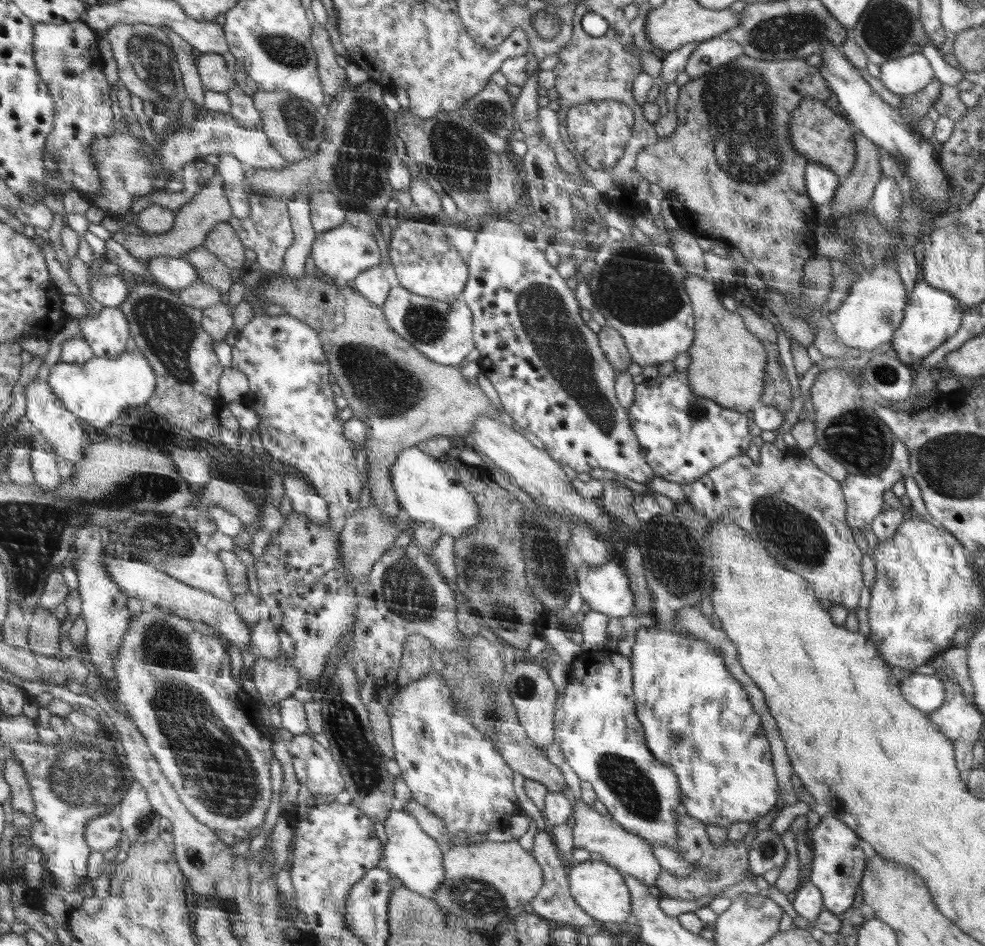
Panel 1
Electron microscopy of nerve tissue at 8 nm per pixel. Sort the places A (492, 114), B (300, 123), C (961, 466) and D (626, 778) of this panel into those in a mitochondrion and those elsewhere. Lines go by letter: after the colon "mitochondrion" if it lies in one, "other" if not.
A: mitochondrion
B: mitochondrion
C: mitochondrion
D: mitochondrion

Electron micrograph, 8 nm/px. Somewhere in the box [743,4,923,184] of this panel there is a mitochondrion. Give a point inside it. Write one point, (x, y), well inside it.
(779, 35)

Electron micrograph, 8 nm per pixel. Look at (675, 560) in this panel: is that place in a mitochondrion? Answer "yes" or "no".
yes

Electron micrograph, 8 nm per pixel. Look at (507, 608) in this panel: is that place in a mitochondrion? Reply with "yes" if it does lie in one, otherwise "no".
yes

